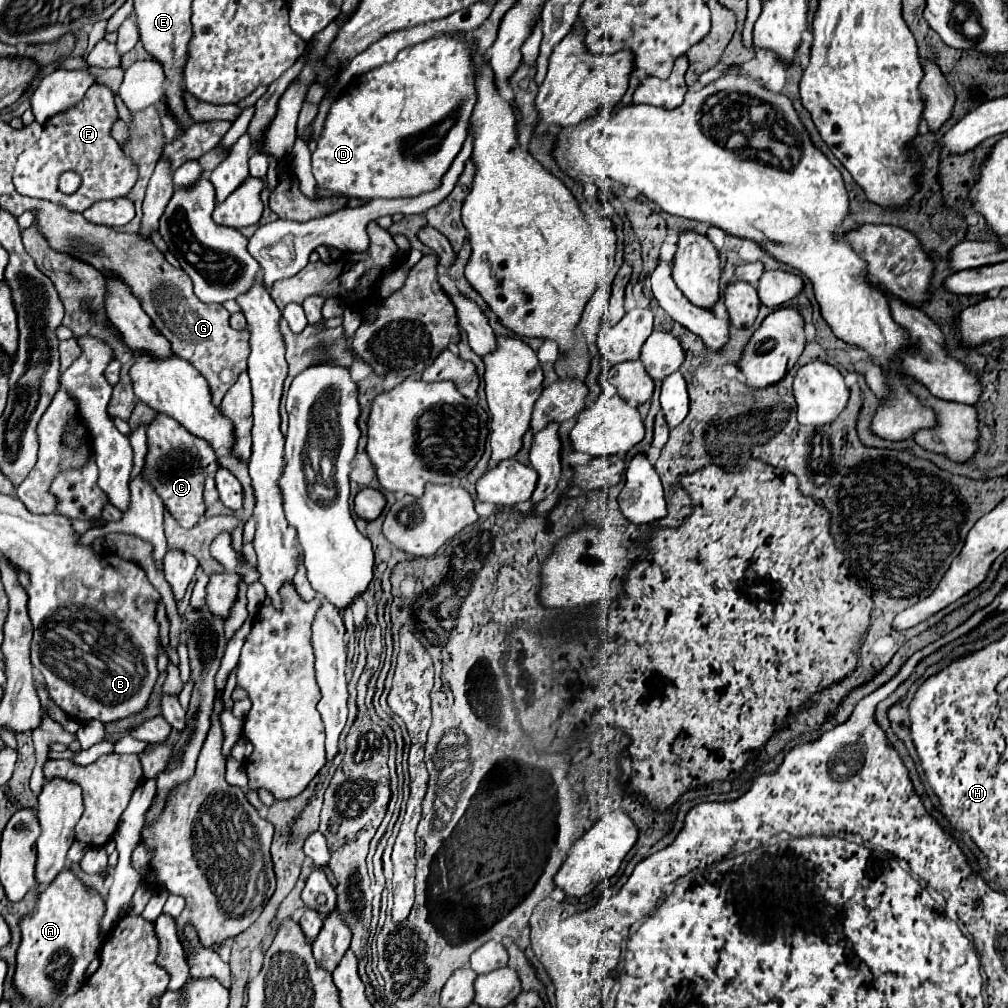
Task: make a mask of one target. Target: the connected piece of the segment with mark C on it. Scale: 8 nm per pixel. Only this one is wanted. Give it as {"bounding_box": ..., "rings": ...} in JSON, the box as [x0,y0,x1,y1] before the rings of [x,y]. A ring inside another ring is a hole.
{"bounding_box":[145,415,219,529],"rings":[[[159,415],[151,425],[147,425],[147,447],[149,453],[145,477],[151,479],[155,491],[161,495],[165,507],[171,511],[177,523],[185,529],[195,527],[205,513],[203,503],[205,477],[219,469],[215,451],[211,449],[211,445],[207,445],[207,441],[191,437],[191,433],[187,433],[177,421],[173,421],[167,415]],[[179,457],[183,457],[183,461]]]}

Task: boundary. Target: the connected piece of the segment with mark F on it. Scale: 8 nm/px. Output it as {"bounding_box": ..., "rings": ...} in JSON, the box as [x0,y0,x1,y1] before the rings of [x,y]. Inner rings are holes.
{"bounding_box":[13,85,137,213],"rings":[[[91,85],[85,97],[57,115],[53,115],[45,125],[41,139],[27,151],[23,151],[17,159],[13,183],[17,193],[25,197],[45,199],[51,203],[59,203],[67,209],[79,209],[75,213],[83,213],[99,199],[115,199],[127,197],[127,193],[137,183],[137,165],[131,157],[123,153],[119,143],[111,137],[111,127],[119,119],[113,93],[105,85]],[[65,171],[75,171],[81,175],[83,185],[73,195],[63,195],[57,189],[59,175]]]}

